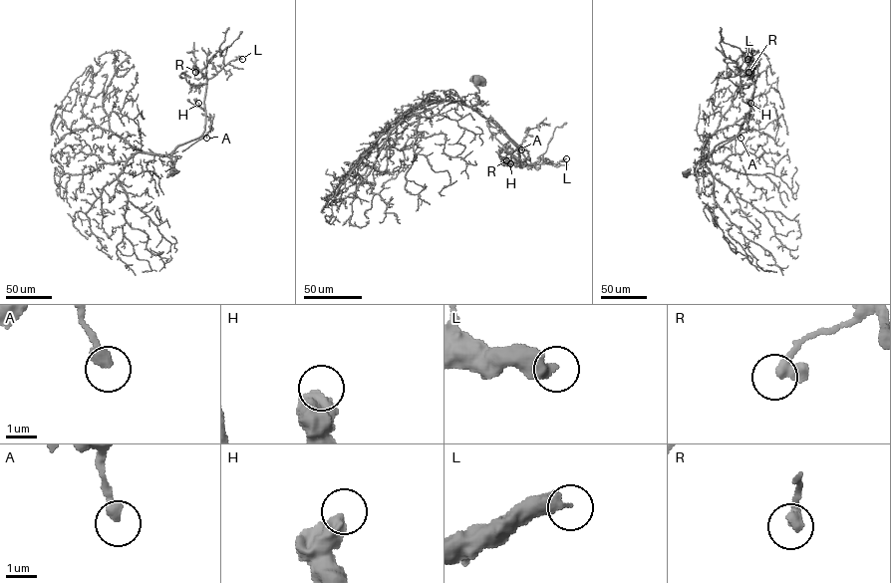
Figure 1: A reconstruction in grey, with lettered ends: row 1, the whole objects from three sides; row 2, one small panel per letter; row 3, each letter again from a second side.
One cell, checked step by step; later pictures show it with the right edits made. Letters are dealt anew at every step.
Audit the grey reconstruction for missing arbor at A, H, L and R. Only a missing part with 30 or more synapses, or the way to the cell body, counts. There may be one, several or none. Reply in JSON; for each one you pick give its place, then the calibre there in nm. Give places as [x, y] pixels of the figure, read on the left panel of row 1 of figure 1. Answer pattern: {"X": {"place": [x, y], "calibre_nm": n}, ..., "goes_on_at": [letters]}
{"L": {"place": [242, 59], "calibre_nm": 500}, "goes_on_at": ["L"]}

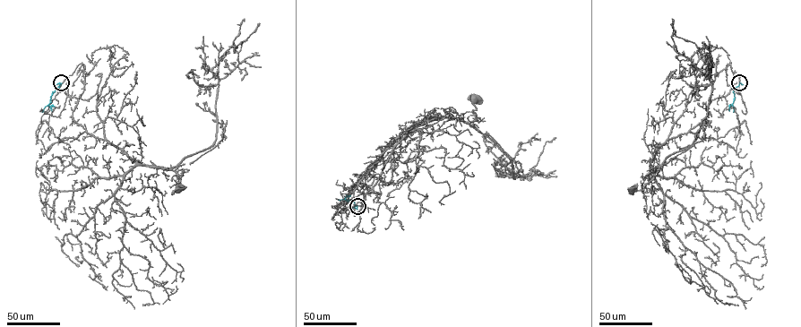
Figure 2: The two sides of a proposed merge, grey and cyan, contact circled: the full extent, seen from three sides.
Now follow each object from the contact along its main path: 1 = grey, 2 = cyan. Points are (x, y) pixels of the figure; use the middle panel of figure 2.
1: (357, 206), (373, 181), (369, 171), (395, 138), (432, 116), (470, 123), (477, 119), (474, 98)
2: (357, 206), (353, 200), (338, 200)

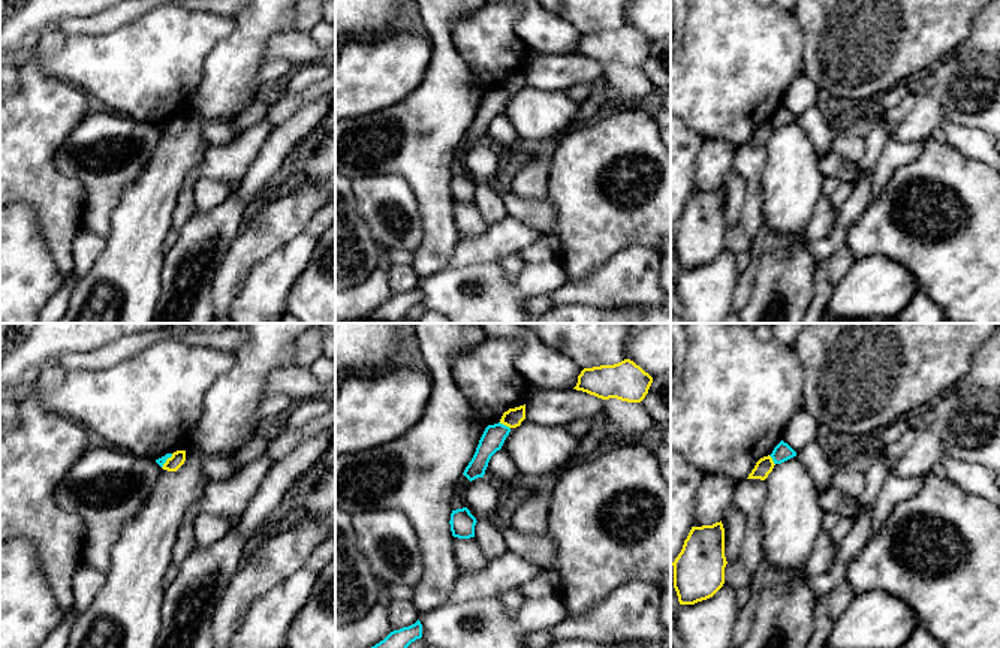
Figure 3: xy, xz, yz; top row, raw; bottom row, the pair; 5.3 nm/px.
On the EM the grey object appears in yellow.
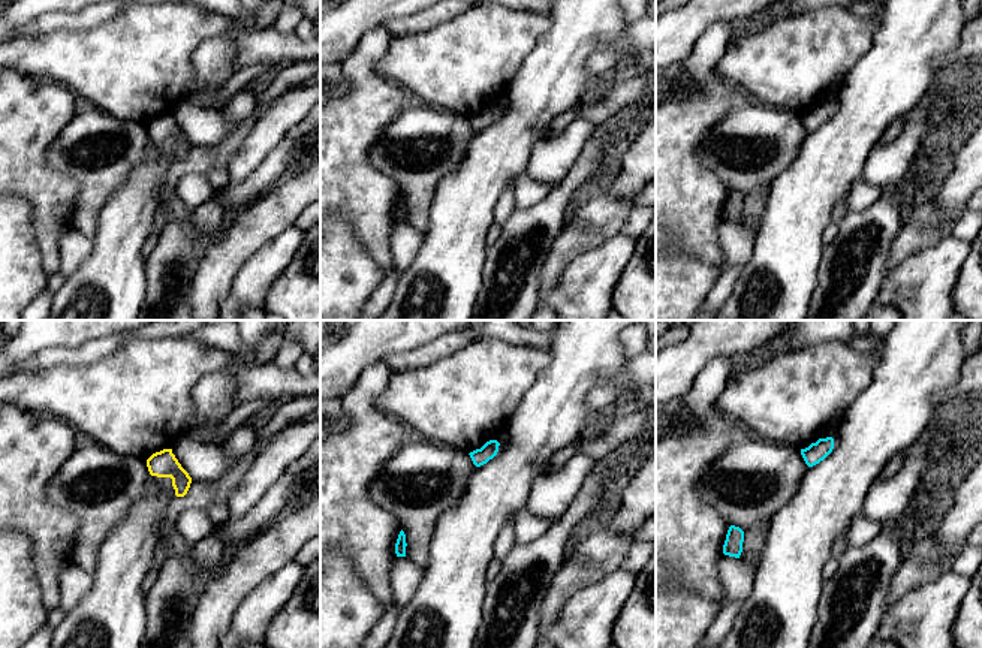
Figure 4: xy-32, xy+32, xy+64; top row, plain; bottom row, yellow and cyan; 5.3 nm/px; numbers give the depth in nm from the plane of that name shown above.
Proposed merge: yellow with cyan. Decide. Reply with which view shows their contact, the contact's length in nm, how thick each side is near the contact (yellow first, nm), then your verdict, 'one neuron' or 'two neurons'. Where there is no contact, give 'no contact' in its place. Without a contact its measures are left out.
xz | 70 nm | 100/120 nm | two neurons

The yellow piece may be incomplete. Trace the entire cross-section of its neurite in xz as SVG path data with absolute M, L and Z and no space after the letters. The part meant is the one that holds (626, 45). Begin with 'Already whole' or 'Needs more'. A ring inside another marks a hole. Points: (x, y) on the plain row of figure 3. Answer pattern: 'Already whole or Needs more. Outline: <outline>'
Already whole. Outline: M630 24L614 30L584 33L573 54L602 64L617 63L641 67L653 48L653 42Z

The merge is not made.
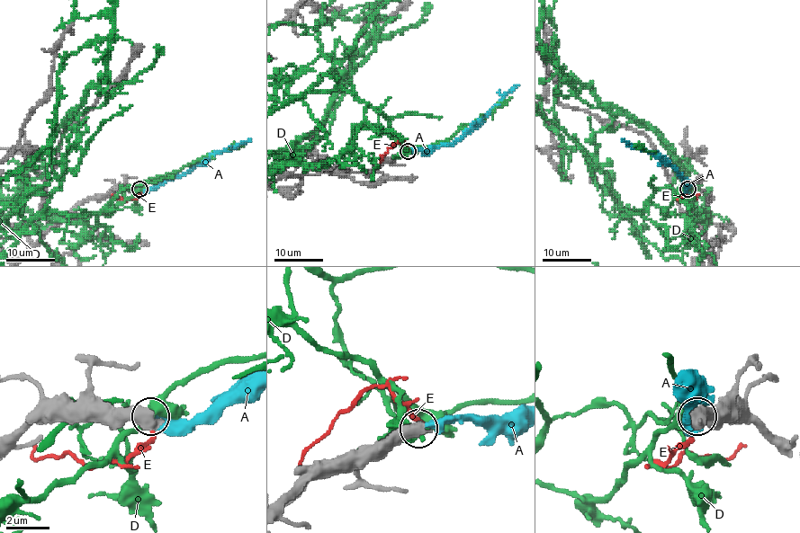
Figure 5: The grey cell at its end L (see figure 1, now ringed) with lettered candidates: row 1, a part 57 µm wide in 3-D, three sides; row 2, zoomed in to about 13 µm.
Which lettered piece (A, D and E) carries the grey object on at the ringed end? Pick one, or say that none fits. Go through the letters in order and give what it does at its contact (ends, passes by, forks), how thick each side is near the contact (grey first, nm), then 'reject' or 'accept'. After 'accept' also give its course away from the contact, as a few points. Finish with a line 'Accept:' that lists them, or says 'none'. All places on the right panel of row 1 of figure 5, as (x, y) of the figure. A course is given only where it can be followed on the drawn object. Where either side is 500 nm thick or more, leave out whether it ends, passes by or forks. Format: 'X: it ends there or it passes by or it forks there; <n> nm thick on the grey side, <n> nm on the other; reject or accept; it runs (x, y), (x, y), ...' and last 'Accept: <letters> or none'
A: 700 nm thick on the grey side, 360 nm on the other; accept; it runs (687, 189), (680, 174), (669, 164), (653, 153), (633, 147), (622, 139)
D: 700 nm thick on the grey side, 320 nm on the other; reject
E: 650 nm thick on the grey side, 200 nm on the other; reject
Accept: A

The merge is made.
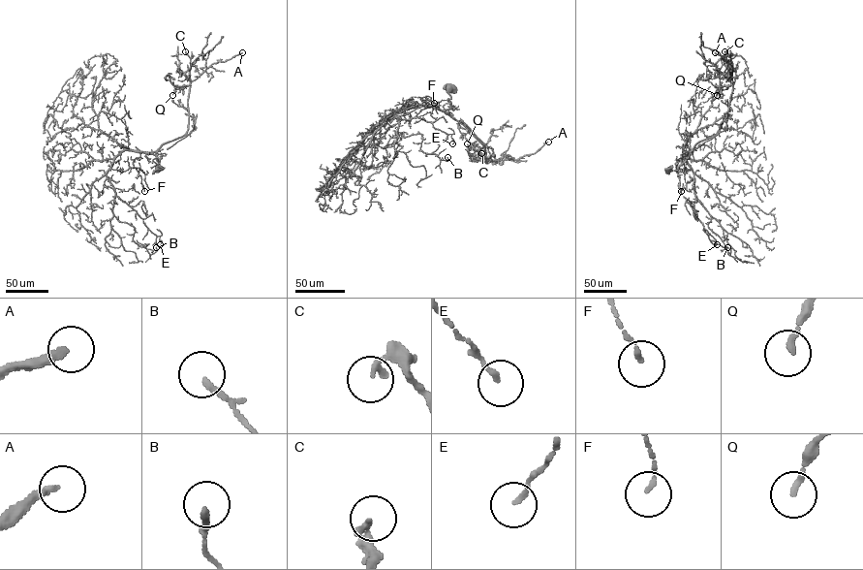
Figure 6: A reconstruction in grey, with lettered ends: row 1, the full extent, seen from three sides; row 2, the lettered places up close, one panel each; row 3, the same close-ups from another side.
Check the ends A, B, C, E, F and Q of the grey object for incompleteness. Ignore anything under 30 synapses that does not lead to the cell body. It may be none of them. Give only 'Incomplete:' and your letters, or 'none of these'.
Incomplete: A

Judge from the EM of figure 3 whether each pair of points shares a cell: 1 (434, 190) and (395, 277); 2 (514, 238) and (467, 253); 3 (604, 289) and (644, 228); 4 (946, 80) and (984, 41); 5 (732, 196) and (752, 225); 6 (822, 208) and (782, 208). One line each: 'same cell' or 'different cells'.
1: different cells
2: same cell
3: different cells
4: same cell
5: different cells
6: different cells

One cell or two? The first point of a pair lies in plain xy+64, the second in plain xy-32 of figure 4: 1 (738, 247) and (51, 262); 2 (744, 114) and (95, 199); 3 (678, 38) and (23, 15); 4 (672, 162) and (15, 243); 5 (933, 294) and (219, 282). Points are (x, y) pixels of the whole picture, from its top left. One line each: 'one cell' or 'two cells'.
1: two cells
2: one cell
3: one cell
4: two cells
5: two cells

